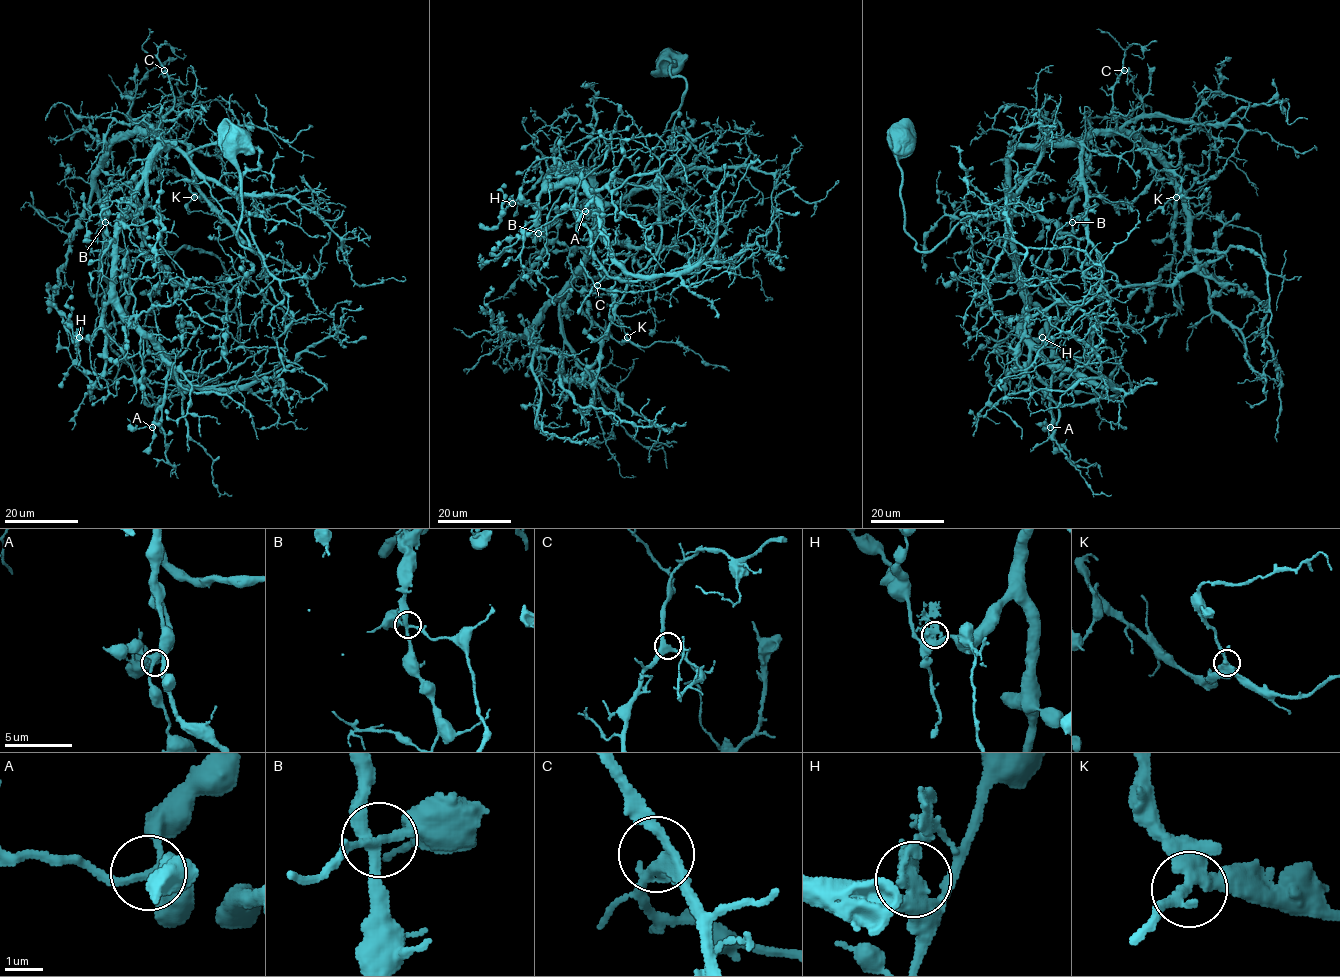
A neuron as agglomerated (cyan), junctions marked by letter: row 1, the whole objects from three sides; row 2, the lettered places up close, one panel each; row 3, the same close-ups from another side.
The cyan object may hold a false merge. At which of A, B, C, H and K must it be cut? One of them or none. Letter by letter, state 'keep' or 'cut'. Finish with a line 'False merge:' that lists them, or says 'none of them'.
A: keep
B: cut
C: keep
H: keep
K: keep
False merge: B

